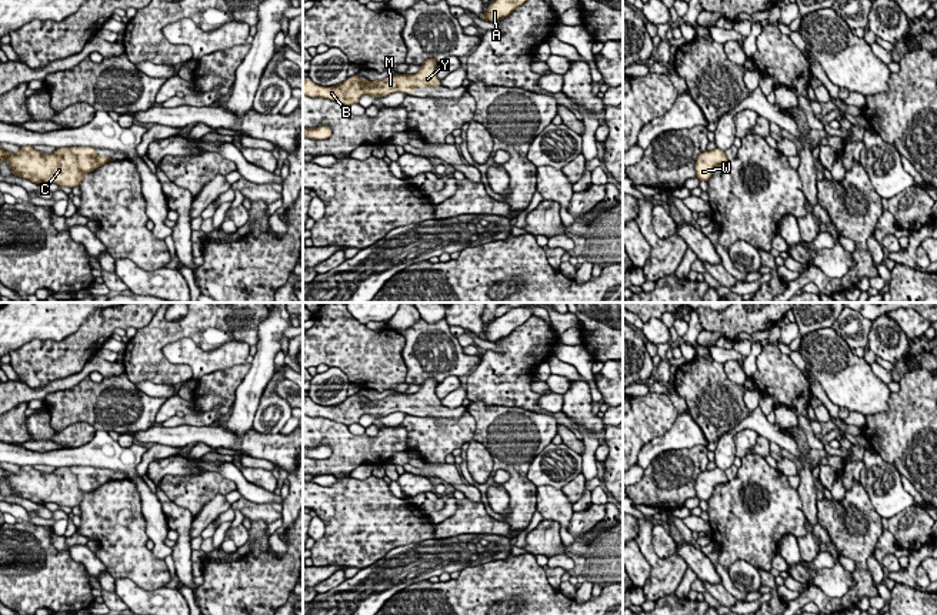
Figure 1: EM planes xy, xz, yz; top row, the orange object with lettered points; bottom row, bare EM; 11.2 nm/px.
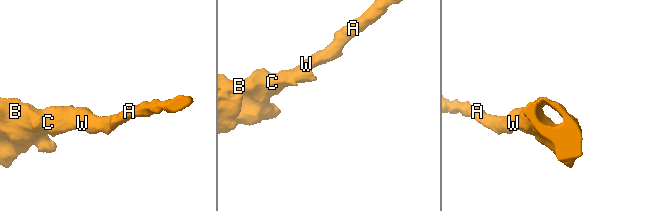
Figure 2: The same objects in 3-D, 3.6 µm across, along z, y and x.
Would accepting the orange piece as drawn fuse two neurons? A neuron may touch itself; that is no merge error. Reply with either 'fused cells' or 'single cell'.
single cell

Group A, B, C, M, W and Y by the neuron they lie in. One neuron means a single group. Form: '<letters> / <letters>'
A B C M W Y

